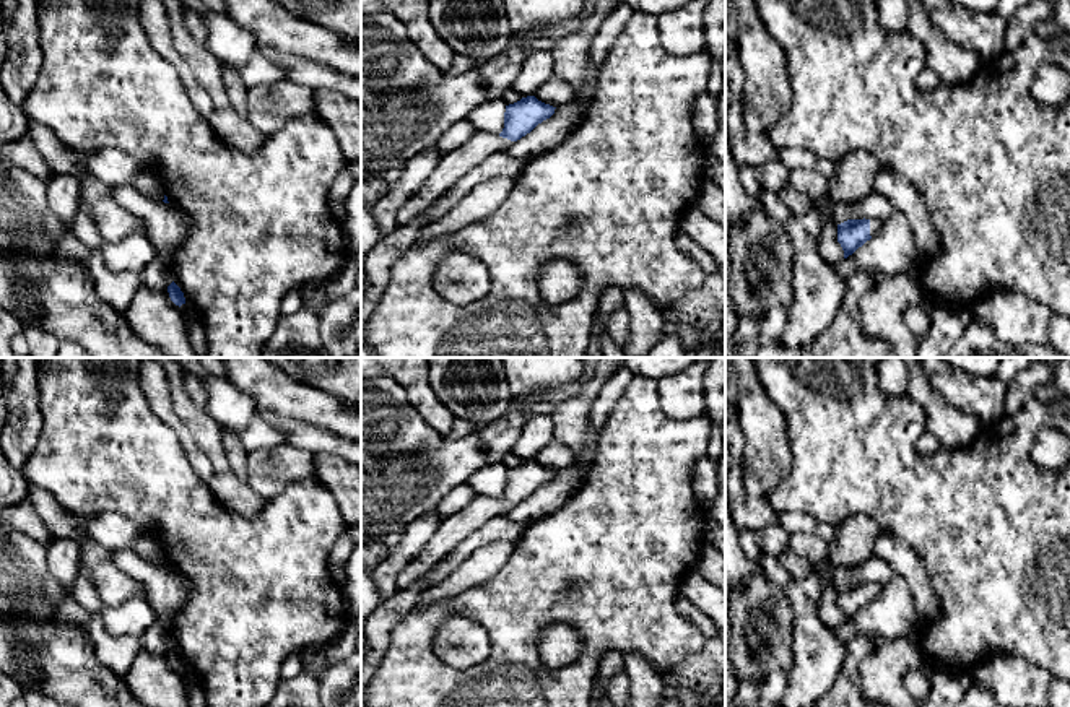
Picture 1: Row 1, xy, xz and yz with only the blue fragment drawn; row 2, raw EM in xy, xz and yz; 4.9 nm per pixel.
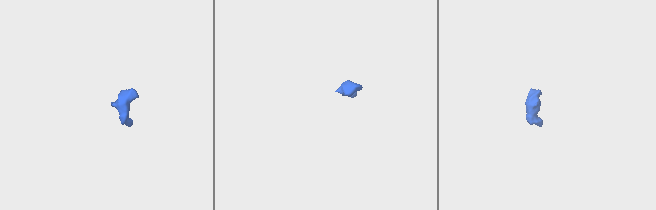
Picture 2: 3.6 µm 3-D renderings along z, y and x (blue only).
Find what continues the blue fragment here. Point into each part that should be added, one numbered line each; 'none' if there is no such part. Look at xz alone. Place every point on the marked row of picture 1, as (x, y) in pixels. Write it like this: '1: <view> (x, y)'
1: xz (454, 164)

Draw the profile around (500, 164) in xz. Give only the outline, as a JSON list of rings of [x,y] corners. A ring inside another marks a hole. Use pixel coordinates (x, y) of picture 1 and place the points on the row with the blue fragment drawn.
[[[504,151],[491,154],[481,164],[462,176],[446,197],[439,198],[428,210],[428,221],[433,223],[447,215],[473,189],[494,177],[515,179],[520,174],[522,167],[522,161],[507,156]]]

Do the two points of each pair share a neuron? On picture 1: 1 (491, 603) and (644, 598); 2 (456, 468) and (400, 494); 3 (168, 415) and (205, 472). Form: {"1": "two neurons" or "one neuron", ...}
{"1": "one neuron", "2": "one neuron", "3": "one neuron"}

